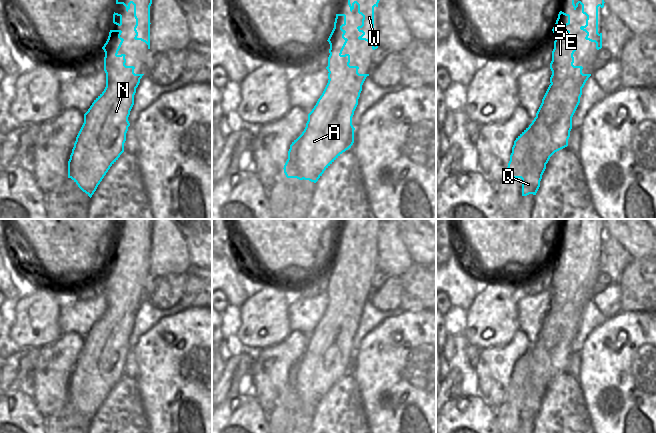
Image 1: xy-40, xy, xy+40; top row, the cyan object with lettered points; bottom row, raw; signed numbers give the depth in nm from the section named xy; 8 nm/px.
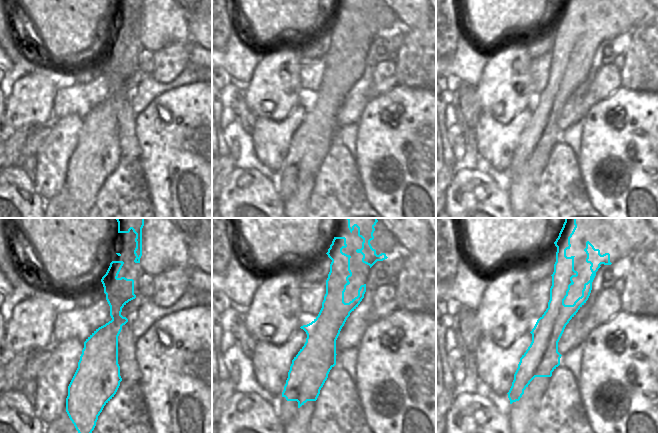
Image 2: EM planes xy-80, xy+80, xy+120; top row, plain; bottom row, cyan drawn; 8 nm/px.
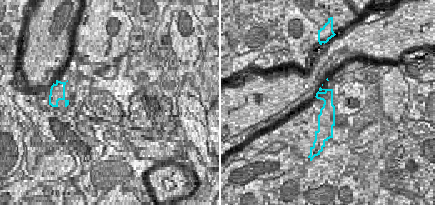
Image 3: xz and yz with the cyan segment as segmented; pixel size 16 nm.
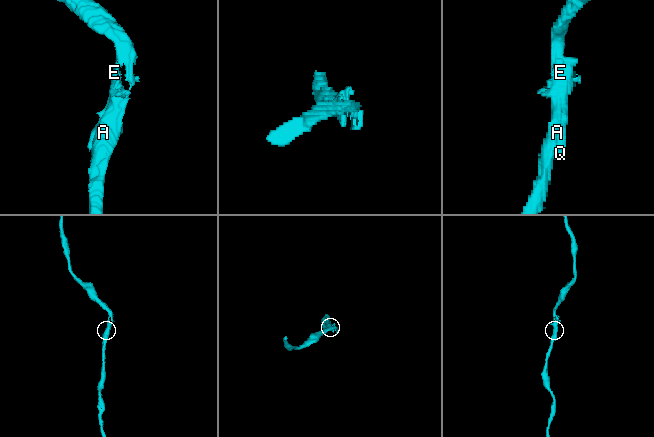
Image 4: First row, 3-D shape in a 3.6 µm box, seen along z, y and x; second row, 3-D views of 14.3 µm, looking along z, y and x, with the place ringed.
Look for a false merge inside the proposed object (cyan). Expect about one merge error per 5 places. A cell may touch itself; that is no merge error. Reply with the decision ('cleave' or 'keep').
keep

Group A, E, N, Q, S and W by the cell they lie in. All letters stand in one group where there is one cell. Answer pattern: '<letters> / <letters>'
A E N Q S W

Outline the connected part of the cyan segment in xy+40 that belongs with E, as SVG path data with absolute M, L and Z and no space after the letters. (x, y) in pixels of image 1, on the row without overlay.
M560 235L552 253L556 263L550 287L552 295L551 308L542 323L536 341L529 351L516 362L512 371L506 398L509 398L511 402L522 403L522 420L536 419L550 381L555 376L568 370L568 363L572 353L572 341L580 327L582 312L591 300L591 298L582 297L582 290L573 289L573 278L576 273L572 268L574 263L568 261L570 255L566 253L566 250L569 248L570 239Z

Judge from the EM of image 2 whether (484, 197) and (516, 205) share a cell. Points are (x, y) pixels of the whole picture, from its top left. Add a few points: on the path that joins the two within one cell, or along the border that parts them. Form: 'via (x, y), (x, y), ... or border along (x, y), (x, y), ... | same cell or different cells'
border along (507, 191), (511, 207) | different cells

